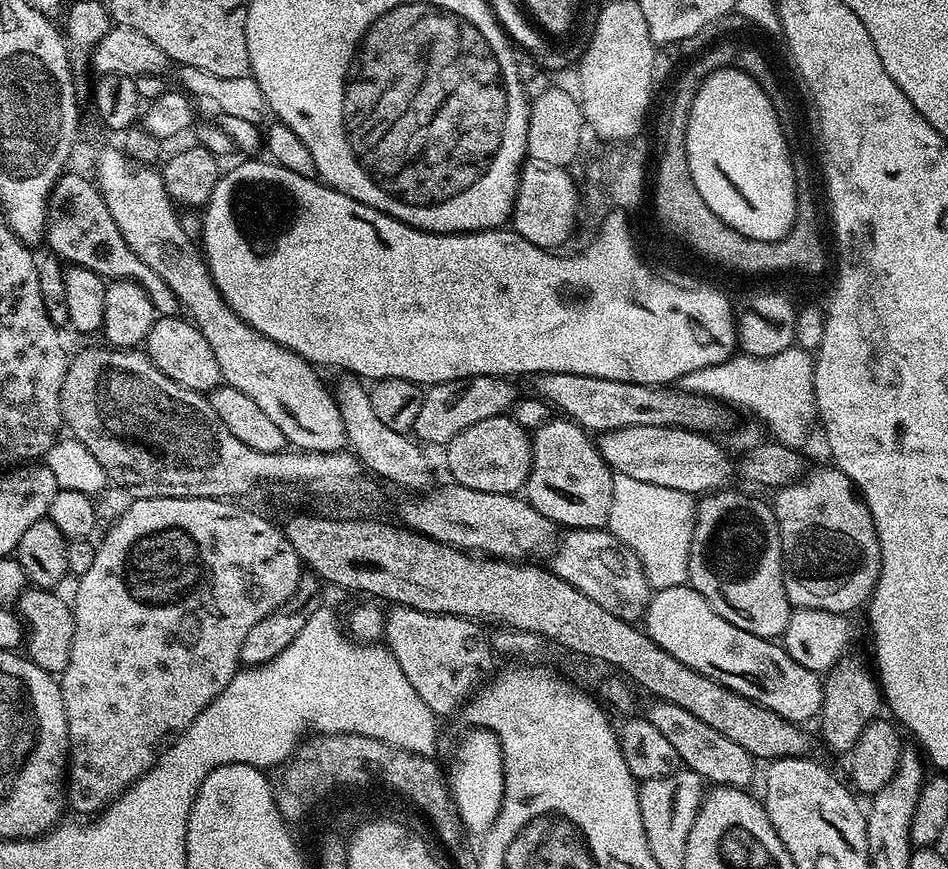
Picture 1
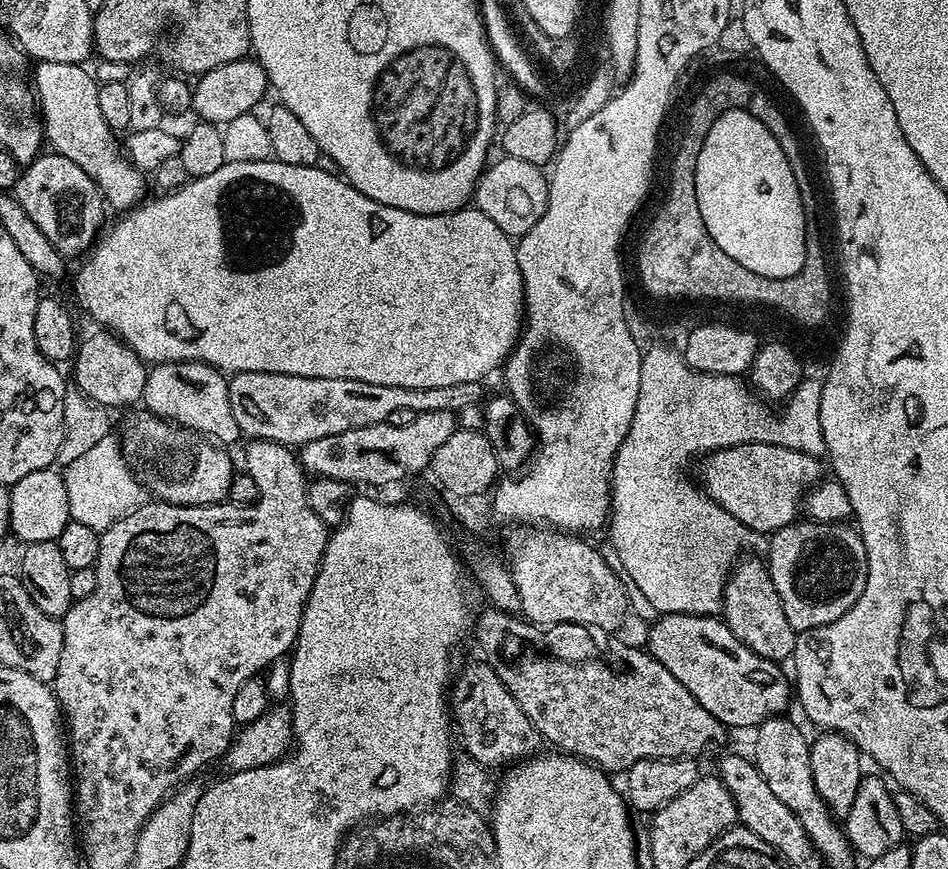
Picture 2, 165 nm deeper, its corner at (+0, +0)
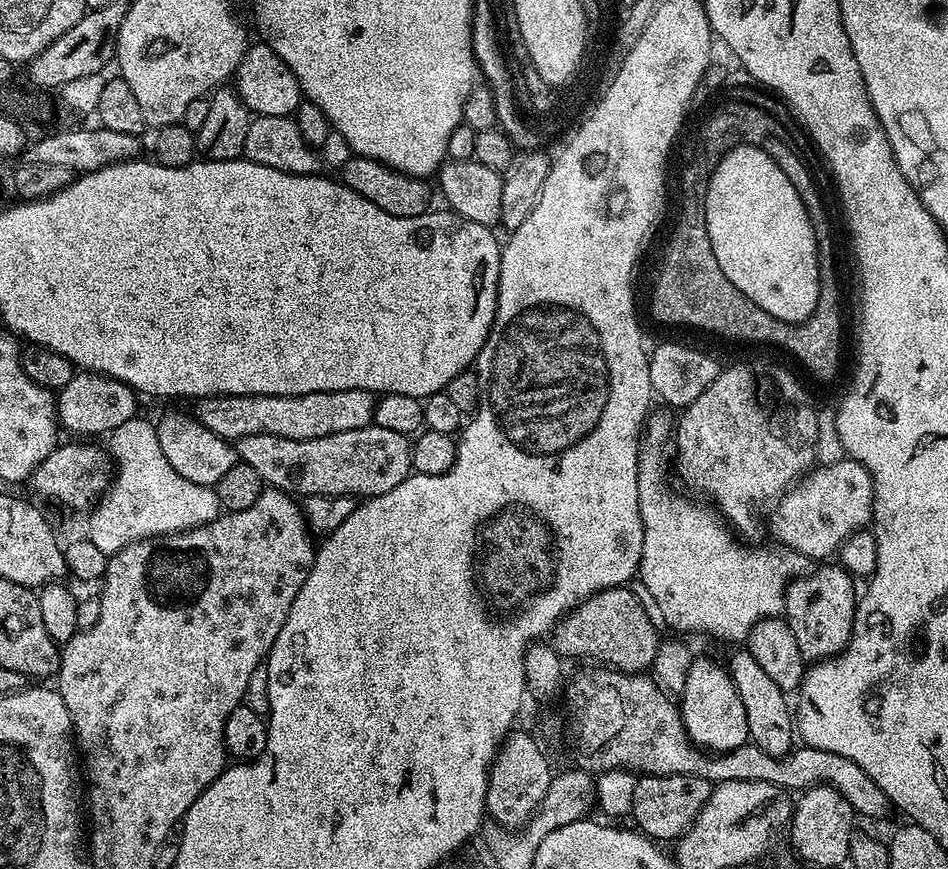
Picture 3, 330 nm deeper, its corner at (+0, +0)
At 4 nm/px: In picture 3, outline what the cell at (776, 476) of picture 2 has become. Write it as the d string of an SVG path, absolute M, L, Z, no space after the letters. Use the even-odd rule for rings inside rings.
M842 459L827 466L813 467L807 476L801 476L775 504L766 516L766 528L772 531L777 545L789 552L796 552L809 561L824 562L835 557L840 548L855 532L863 532L871 525L872 507L874 506L874 486L866 466L857 460Z

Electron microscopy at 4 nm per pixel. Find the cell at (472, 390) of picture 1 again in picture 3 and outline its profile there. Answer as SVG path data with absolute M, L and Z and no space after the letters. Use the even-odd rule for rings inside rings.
M368 424L358 430L346 430L342 434L326 434L322 438L295 440L278 438L274 434L250 434L238 441L239 463L258 470L269 488L286 492L293 498L310 496L351 496L367 498L381 496L398 486L413 471L411 462L412 445L409 437L394 434L394 430L382 430L382 426Z

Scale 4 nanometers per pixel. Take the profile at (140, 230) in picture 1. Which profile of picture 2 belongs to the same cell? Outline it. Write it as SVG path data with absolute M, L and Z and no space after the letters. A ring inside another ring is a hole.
M39 62L35 67L34 95L38 101L40 119L44 122L44 139L51 151L76 162L95 180L101 195L111 207L113 204L119 210L135 208L145 199L146 176L131 163L121 145L116 145L117 133L106 126L106 117L102 115L98 103L100 84L95 75L89 69L87 72L84 64Z

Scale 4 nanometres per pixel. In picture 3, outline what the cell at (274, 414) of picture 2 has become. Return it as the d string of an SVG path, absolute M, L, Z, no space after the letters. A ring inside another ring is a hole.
M334 390L311 392L301 396L201 396L190 408L200 424L226 441L238 442L250 434L274 434L278 438L309 440L326 434L342 434L346 430L358 430L372 423L377 397L366 390Z

